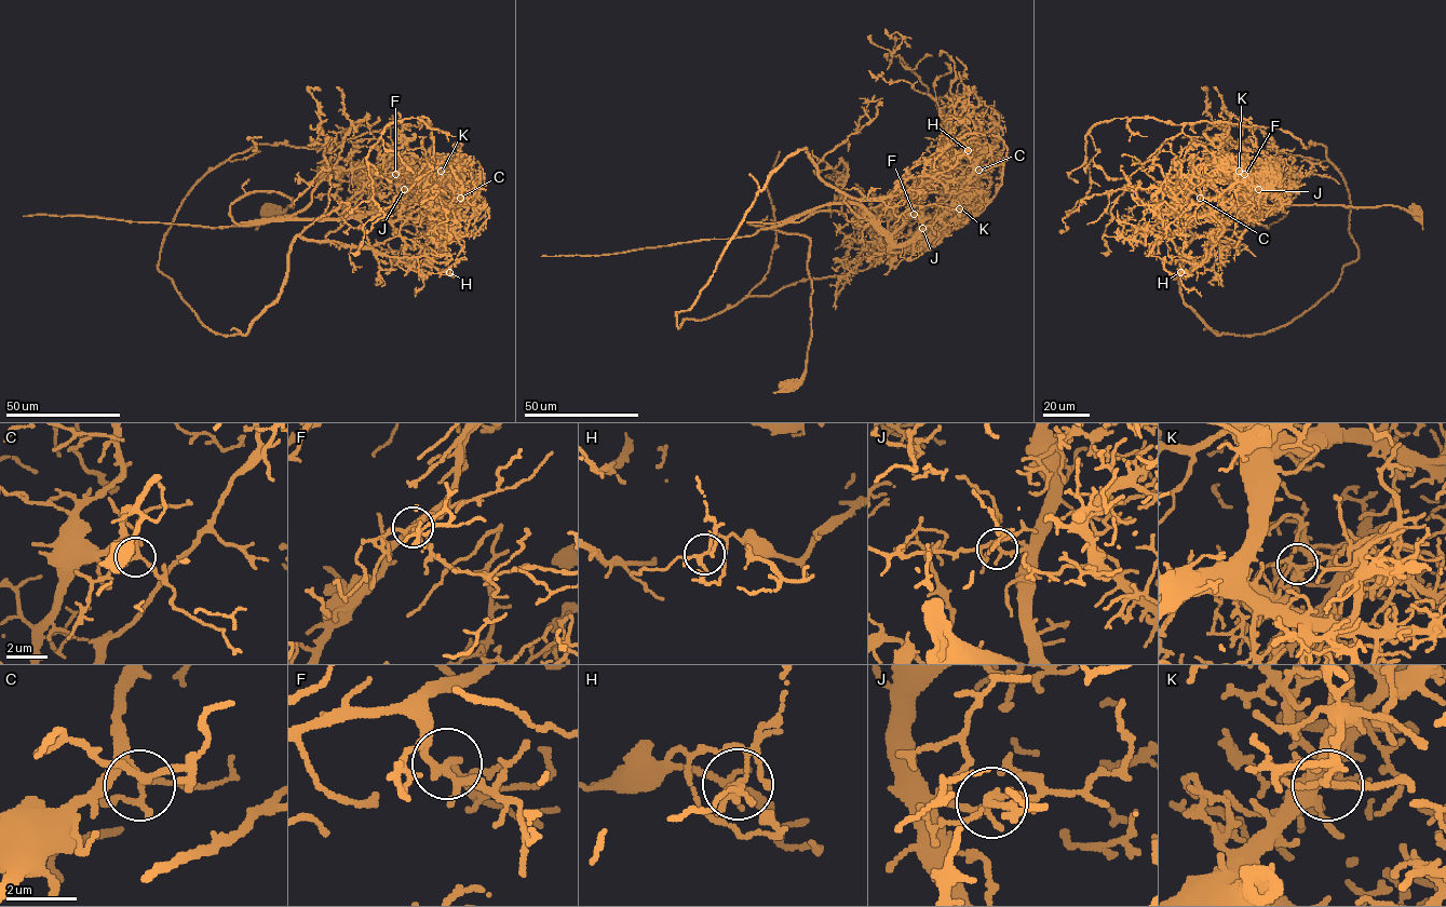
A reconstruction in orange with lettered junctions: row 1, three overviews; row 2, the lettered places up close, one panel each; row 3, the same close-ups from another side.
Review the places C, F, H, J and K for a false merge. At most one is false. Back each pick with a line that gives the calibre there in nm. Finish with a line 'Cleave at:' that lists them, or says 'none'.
H: 150 nm thick
Cleave at: H

